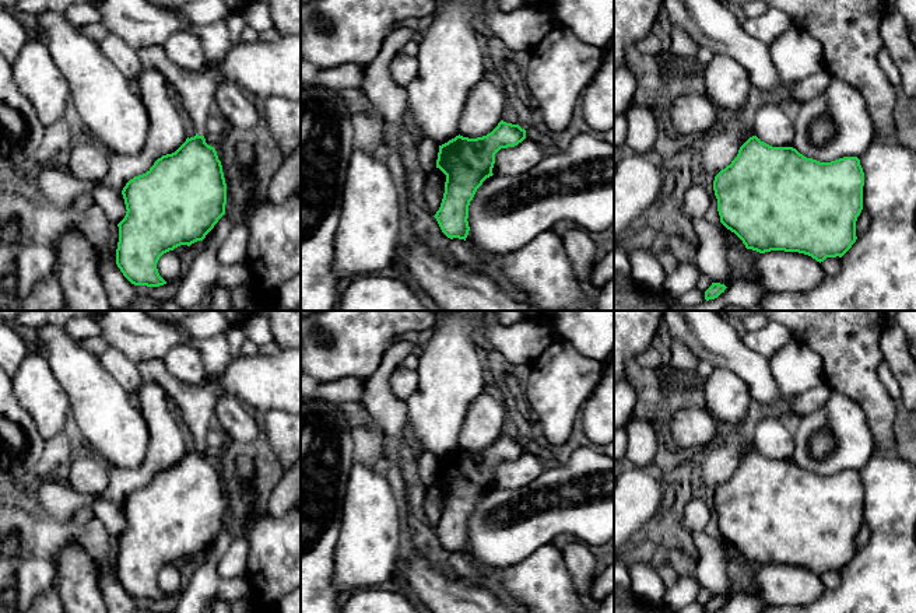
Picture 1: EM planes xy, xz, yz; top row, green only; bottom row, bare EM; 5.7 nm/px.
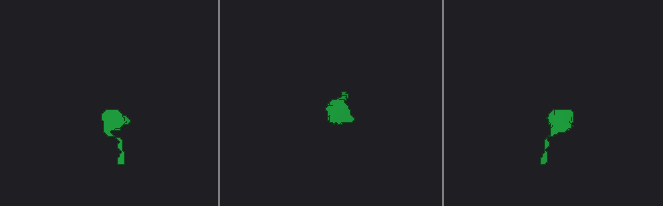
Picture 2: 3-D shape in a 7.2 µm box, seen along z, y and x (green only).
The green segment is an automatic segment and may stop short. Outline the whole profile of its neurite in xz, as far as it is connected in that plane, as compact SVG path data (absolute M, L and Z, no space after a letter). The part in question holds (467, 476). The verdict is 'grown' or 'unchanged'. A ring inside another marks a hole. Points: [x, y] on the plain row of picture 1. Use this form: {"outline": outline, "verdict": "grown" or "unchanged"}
{"outline": "M501 434L487 449L468 452L459 448L439 459L436 481L446 488L446 495L441 521L434 530L448 551L466 554L470 515L482 495L494 488L495 467L524 452L524 442Z", "verdict": "unchanged"}

